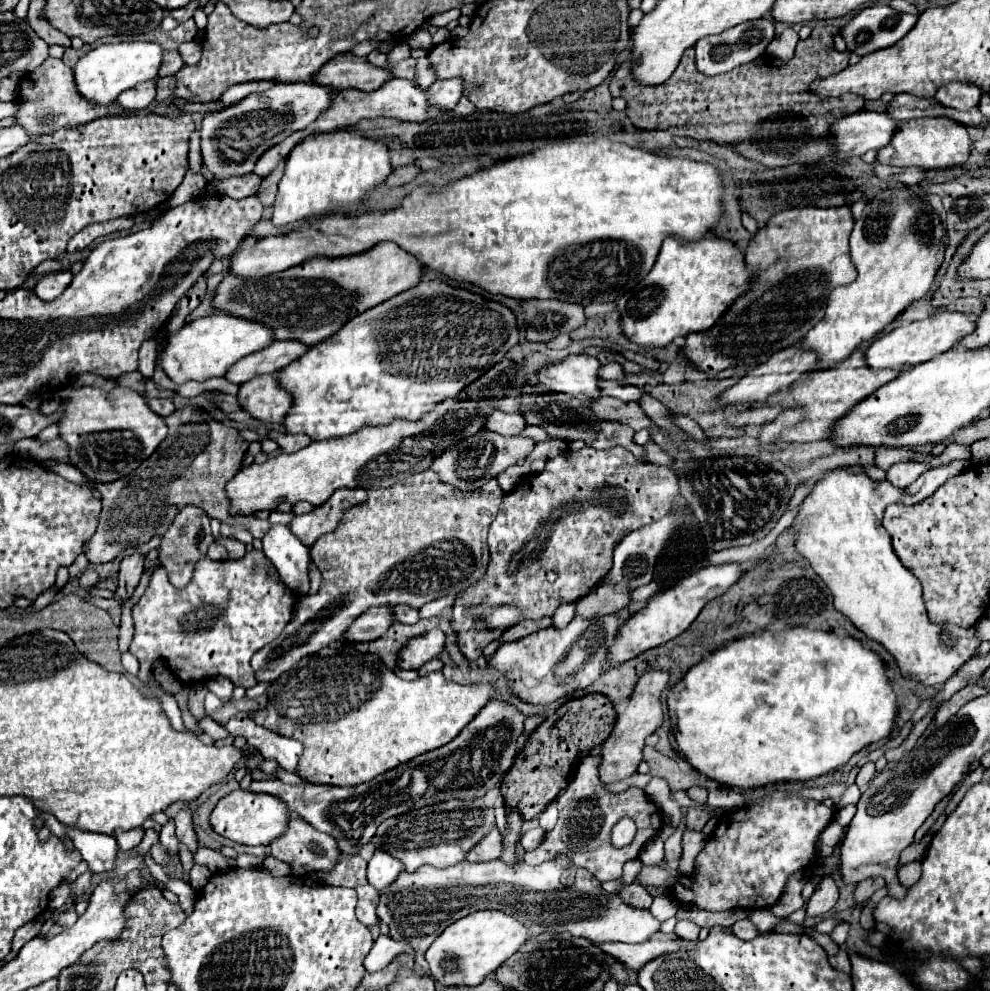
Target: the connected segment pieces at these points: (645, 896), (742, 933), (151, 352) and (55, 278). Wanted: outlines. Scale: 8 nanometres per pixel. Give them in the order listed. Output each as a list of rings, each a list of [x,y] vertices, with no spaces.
[[[628,884],[628,886],[624,886],[622,892],[620,892],[620,898],[624,900],[624,904],[640,908],[640,910],[650,908],[650,904],[652,904],[652,896],[640,884]]]
[[[746,918],[746,920],[740,920],[740,922],[736,922],[734,926],[732,926],[732,932],[740,938],[740,940],[754,940],[756,936],[758,936],[758,928]]]
[[[150,338],[142,344],[140,348],[140,372],[146,378],[152,378],[154,374],[154,364],[156,364],[156,346],[158,346],[158,338]]]
[[[70,270],[52,272],[42,276],[36,286],[34,286],[34,294],[38,298],[42,298],[44,302],[50,302],[54,298],[58,298],[66,288],[68,284],[72,282],[72,272]]]

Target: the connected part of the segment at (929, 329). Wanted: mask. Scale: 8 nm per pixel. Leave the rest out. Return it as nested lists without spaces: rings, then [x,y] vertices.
[[[938,312],[930,318],[912,322],[908,326],[896,328],[890,334],[884,334],[872,342],[872,346],[866,350],[866,364],[872,370],[882,370],[882,368],[892,368],[898,370],[900,366],[916,366],[922,362],[932,360],[940,352],[950,350],[954,344],[958,344],[964,336],[972,334],[974,330],[974,316],[972,314],[962,314],[962,312]]]

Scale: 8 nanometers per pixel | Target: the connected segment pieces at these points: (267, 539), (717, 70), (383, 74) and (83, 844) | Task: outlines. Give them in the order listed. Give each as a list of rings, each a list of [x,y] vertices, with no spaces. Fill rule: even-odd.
[[[272,526],[262,538],[264,554],[274,564],[282,582],[294,594],[308,594],[310,588],[310,550],[290,532],[288,526]]]
[[[766,18],[738,24],[734,28],[724,30],[722,34],[716,34],[716,36],[706,36],[700,42],[696,42],[696,46],[694,46],[694,50],[696,50],[696,70],[704,76],[718,76],[718,74],[730,72],[732,68],[742,66],[742,64],[752,62],[758,56],[762,56],[766,46],[772,42],[772,38],[774,38],[774,24]]]
[[[336,54],[312,76],[312,80],[320,86],[356,88],[362,92],[380,88],[388,78],[392,78],[388,66],[376,68],[366,58],[358,58],[352,54]]]
[[[66,828],[66,830],[92,874],[110,874],[116,868],[118,846],[112,836],[98,832],[82,832],[74,828]]]

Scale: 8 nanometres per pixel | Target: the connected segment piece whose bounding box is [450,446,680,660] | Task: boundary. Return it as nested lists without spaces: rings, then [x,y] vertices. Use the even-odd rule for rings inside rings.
[[[584,446],[580,452],[564,452],[554,460],[548,460],[546,468],[540,474],[526,474],[508,494],[504,494],[498,516],[490,526],[490,562],[484,578],[476,582],[476,586],[460,592],[452,606],[454,612],[450,624],[458,634],[460,652],[468,660],[478,660],[484,646],[500,638],[506,630],[506,626],[476,628],[482,612],[474,612],[474,608],[480,610],[494,606],[516,606],[524,610],[522,616],[526,620],[540,620],[544,616],[552,616],[560,604],[576,602],[580,596],[592,590],[604,578],[604,574],[608,574],[612,566],[614,546],[618,546],[618,542],[632,530],[652,524],[668,514],[678,494],[680,488],[674,470],[670,470],[668,466],[640,462],[630,450],[622,446],[610,450],[594,450],[590,446]],[[546,572],[556,572],[556,580],[550,582]]]

